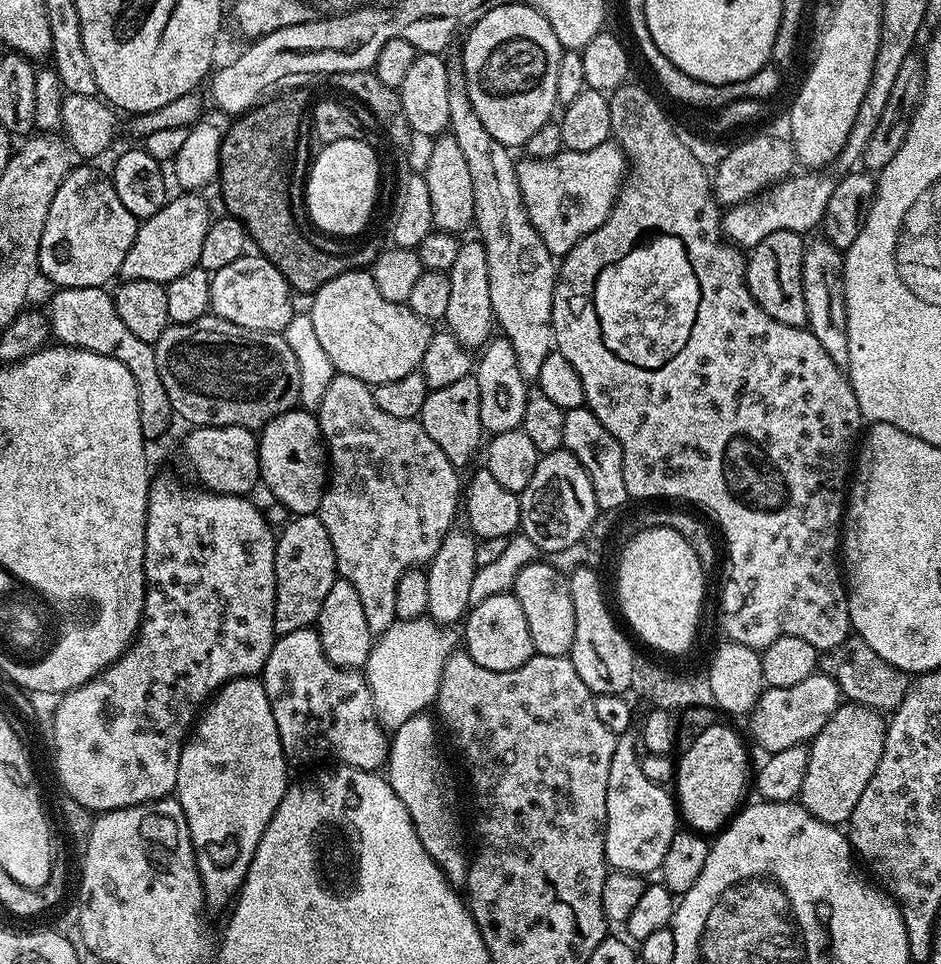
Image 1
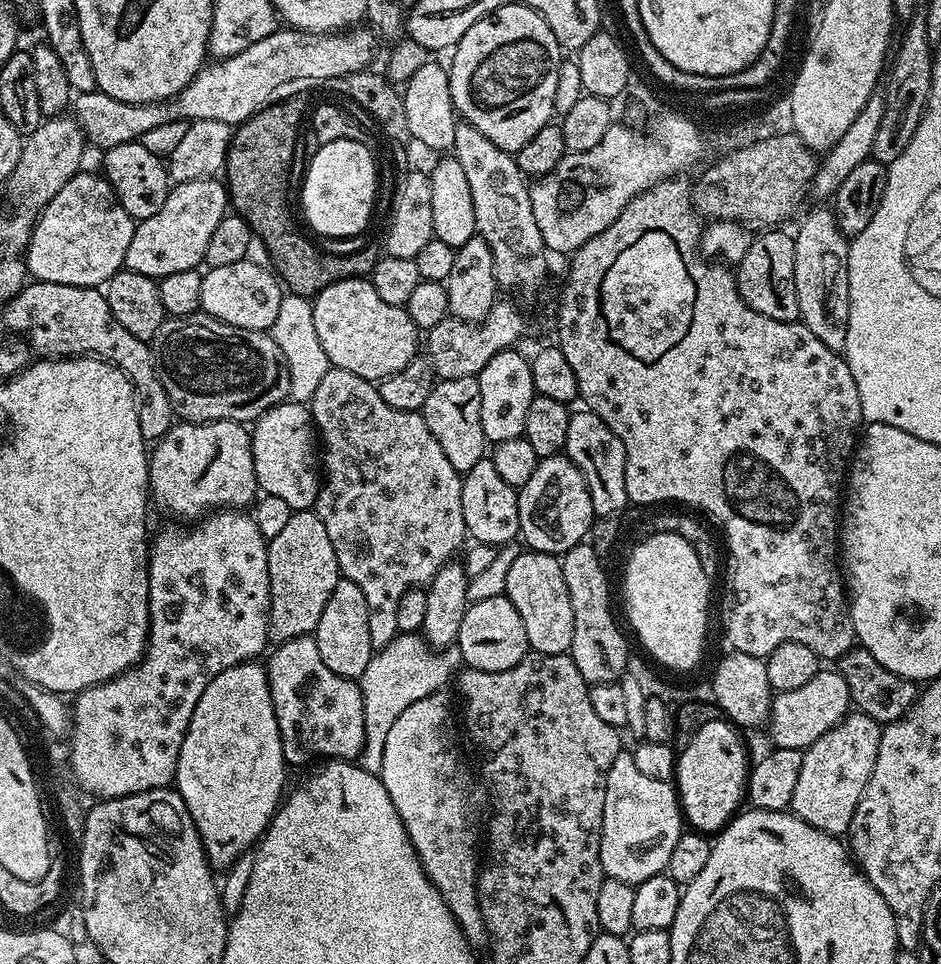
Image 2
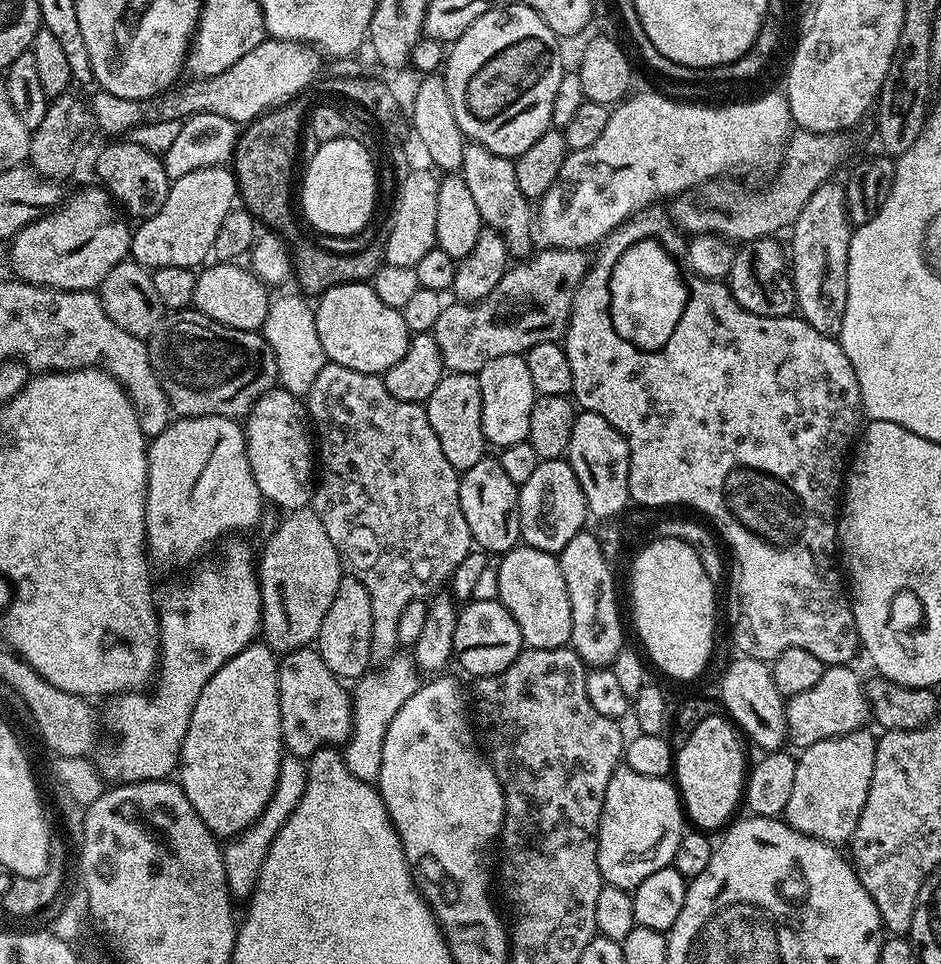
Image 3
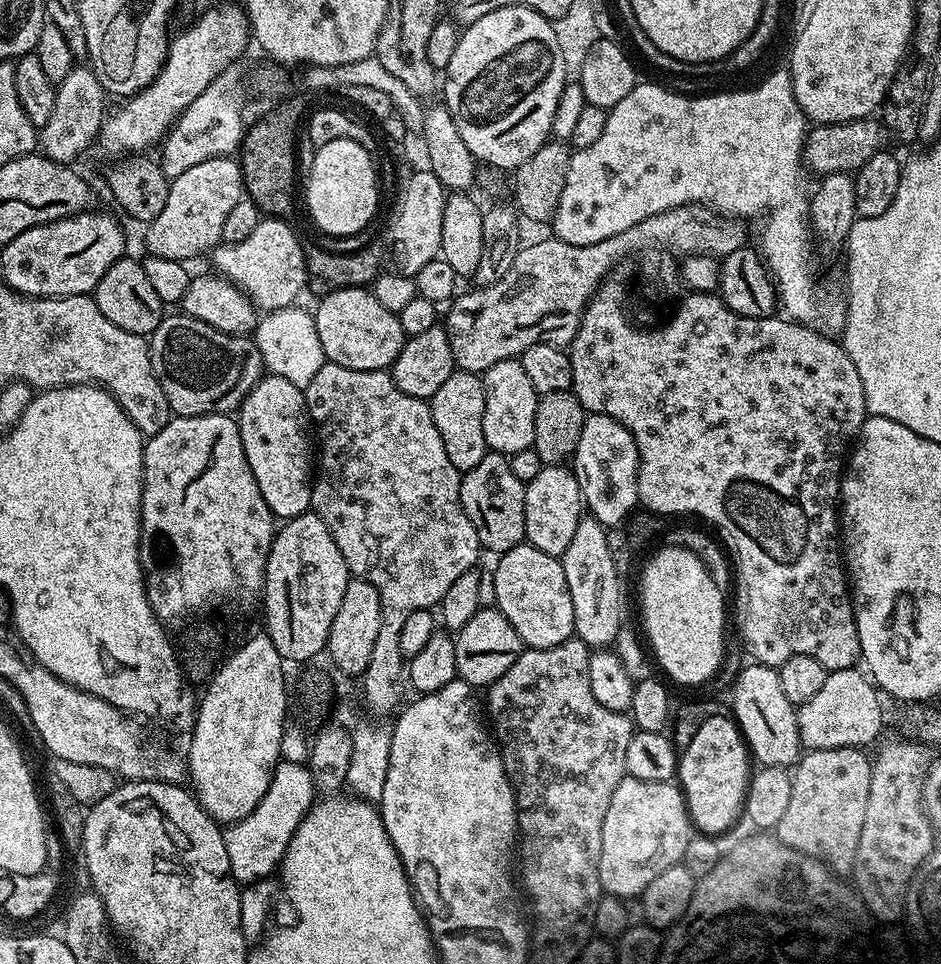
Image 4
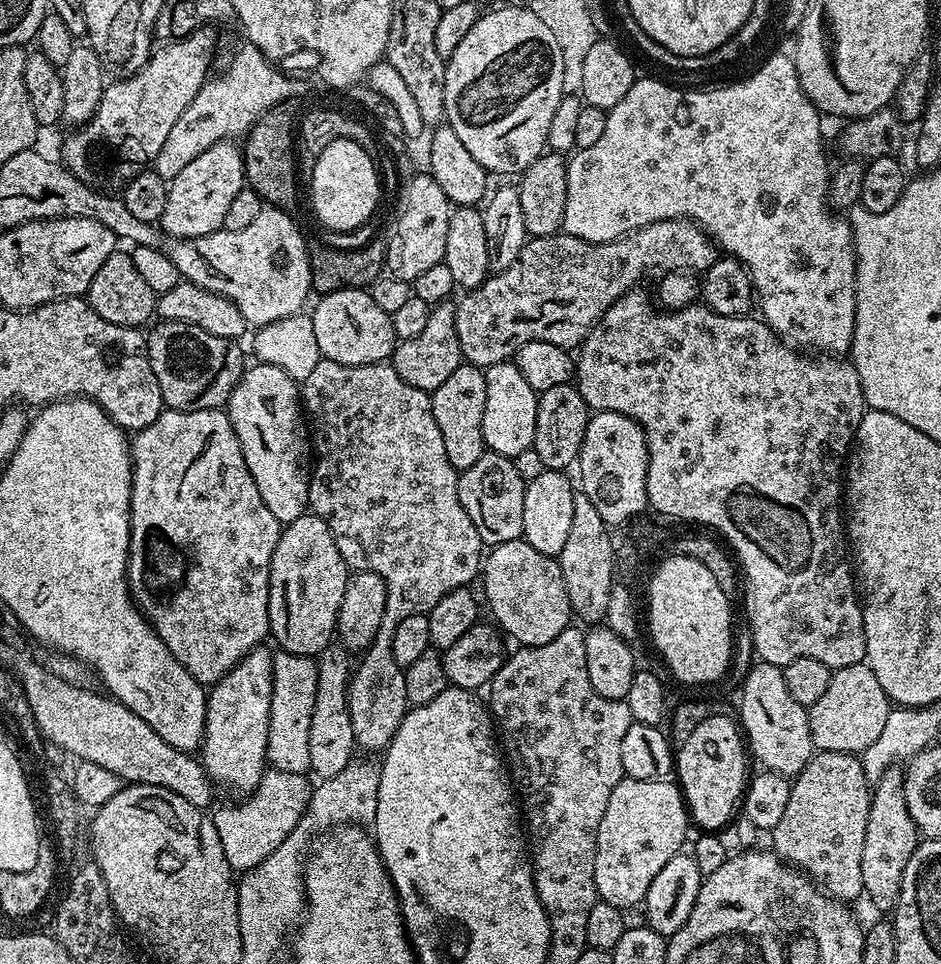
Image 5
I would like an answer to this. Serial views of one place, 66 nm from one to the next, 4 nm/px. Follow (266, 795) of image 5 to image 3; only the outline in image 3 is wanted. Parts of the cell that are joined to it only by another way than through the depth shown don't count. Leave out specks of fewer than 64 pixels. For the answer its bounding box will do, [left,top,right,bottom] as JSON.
[223,755,307,900]

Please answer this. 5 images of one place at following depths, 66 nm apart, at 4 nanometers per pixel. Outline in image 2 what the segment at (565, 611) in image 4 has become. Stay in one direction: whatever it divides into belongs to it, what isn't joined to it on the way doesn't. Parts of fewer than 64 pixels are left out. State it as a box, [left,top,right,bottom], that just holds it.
[503,551,574,654]

